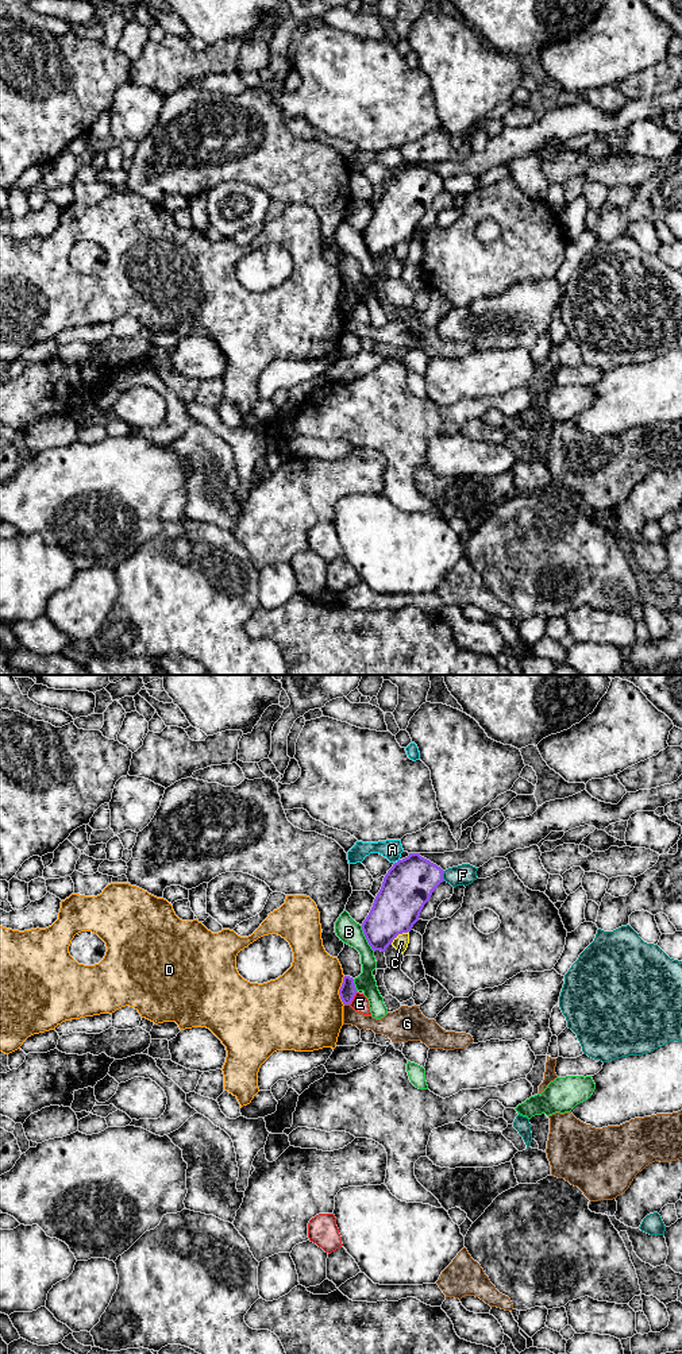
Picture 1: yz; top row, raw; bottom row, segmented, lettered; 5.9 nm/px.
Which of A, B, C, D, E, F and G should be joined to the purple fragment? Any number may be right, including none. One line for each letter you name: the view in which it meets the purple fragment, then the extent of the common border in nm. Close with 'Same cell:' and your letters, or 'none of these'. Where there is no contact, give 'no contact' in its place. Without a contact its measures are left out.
Same cell: none of these

